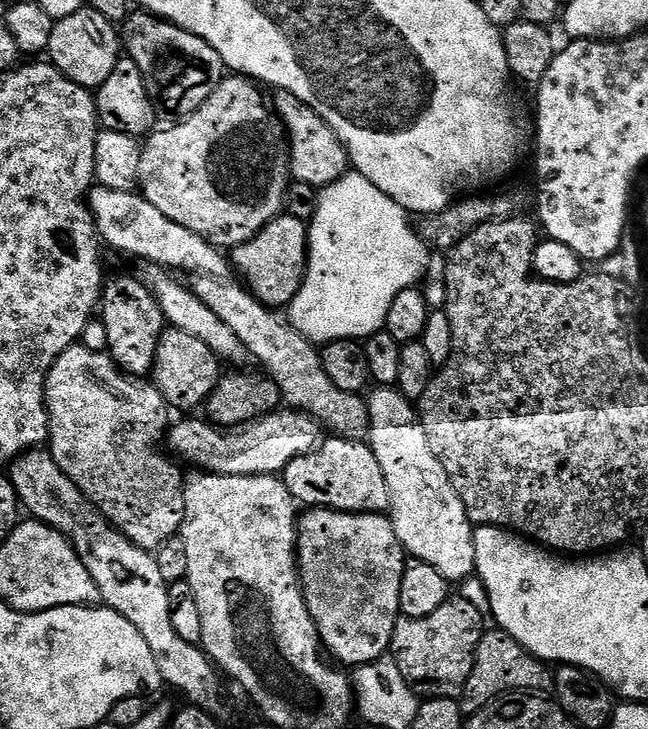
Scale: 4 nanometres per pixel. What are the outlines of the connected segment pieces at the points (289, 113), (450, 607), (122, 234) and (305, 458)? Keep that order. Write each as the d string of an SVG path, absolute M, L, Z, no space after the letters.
M277 91L274 111L280 117L280 123L286 129L290 172L298 182L306 182L318 190L330 186L335 180L341 180L350 170L348 152L344 143L330 130L330 126L306 102L294 98L294 94Z
M452 594L426 618L401 616L394 626L390 659L402 670L402 678L406 678L417 697L459 701L470 670L474 670L478 642L482 642L486 631L482 608L481 612L474 601Z
M96 186L88 193L87 202L96 223L96 232L107 247L109 244L120 252L142 256L151 265L163 266L168 270L181 268L184 272L197 271L200 276L221 278L229 275L230 260L221 249L198 234L186 230L186 226L170 222L170 218L150 206L150 202L146 202L139 191L127 192Z
M338 435L328 439L317 444L313 452L294 458L284 467L284 485L297 505L333 508L339 512L387 513L390 490L386 487L386 474L382 474L382 466L378 466L378 458L374 458L371 444L363 439L346 440Z

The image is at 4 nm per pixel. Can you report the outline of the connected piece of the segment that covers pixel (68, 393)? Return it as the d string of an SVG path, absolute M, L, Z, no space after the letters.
M82 342L71 344L52 363L44 387L48 407L48 438L54 462L82 490L82 494L134 546L155 553L179 533L184 521L184 476L172 465L171 455L163 456L159 444L170 427L168 403L155 384L144 378L125 376L107 351L95 352Z

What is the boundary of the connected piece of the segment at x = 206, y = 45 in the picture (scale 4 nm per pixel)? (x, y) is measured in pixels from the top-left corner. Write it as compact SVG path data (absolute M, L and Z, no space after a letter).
M136 10L123 21L122 48L127 59L138 62L150 102L164 122L179 122L192 116L226 78L222 58L210 42L152 12Z

